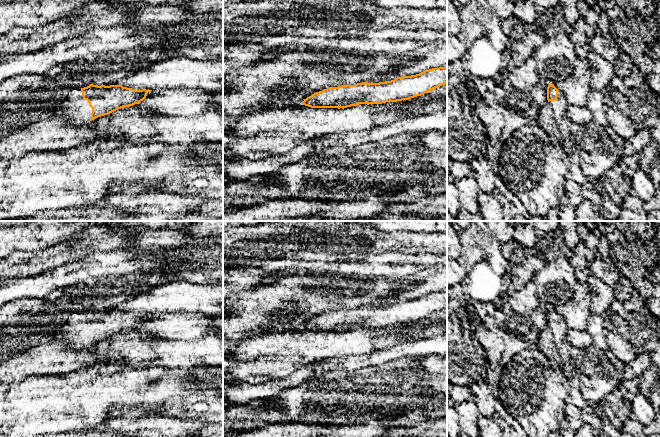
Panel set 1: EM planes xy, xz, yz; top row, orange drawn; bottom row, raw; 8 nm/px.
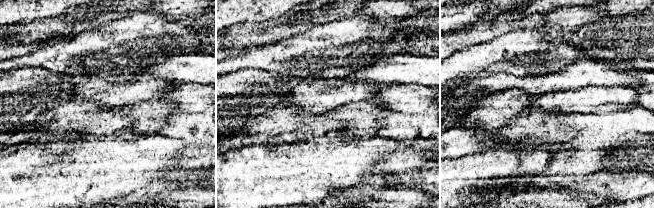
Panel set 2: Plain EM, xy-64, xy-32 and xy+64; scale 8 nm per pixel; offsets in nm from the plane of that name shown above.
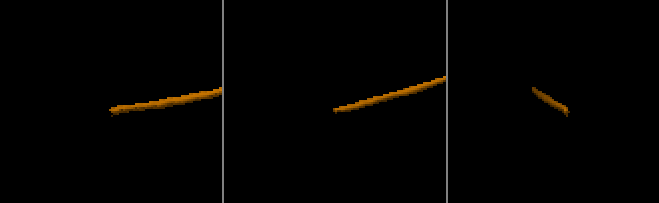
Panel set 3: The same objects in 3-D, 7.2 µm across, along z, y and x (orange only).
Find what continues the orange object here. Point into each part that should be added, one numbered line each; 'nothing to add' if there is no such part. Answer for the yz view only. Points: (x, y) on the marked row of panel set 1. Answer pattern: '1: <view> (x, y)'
1: yz (559, 106)

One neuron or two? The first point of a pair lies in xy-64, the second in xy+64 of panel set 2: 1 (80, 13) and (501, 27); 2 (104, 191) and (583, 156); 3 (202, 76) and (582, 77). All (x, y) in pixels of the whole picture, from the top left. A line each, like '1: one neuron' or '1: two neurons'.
1: one neuron
2: two neurons
3: one neuron

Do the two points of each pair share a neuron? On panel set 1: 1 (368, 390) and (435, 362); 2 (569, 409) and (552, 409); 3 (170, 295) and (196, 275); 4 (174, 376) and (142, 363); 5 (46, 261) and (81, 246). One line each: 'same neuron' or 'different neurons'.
1: same neuron
2: different neurons
3: different neurons
4: different neurons
5: same neuron

